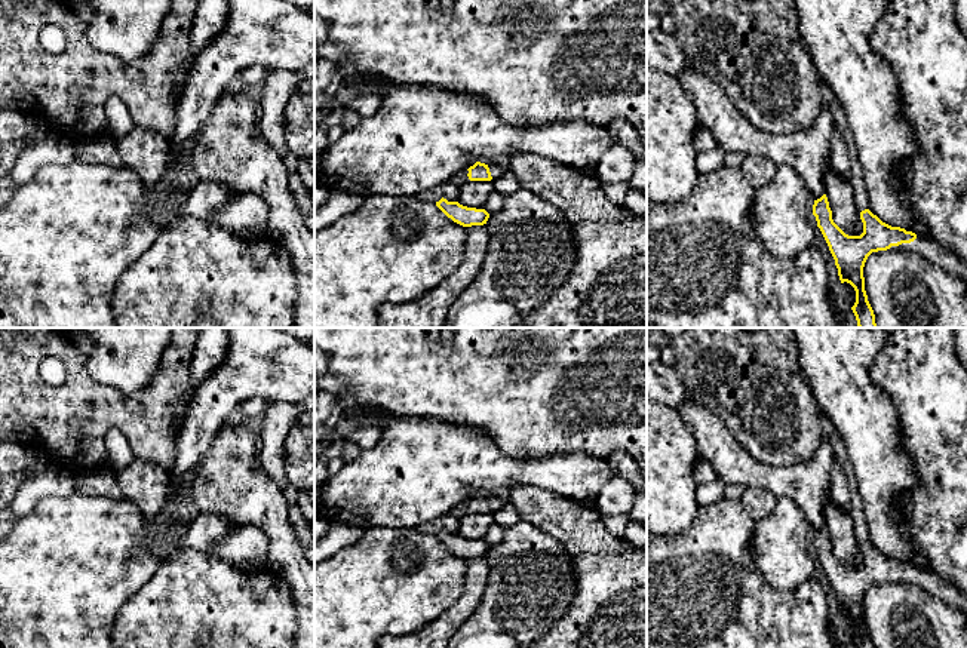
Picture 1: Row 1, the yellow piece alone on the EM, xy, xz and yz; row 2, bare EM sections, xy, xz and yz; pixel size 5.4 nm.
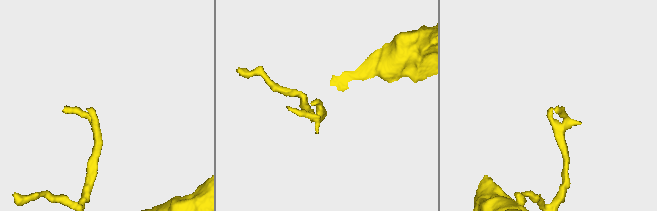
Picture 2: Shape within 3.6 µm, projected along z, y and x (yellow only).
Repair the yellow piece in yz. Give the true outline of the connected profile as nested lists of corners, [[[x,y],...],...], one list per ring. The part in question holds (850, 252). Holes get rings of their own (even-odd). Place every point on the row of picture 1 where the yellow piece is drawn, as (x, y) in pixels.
[[[826,194],[814,200],[813,215],[835,259],[841,283],[847,282],[856,291],[856,302],[851,310],[859,328],[877,328],[863,277],[865,262],[872,252],[887,249],[918,252],[946,273],[967,282],[967,262],[957,254],[946,251],[923,234],[882,222],[869,209],[860,212],[863,222],[860,236],[848,236],[834,222]]]

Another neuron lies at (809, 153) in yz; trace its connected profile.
[[[684,70],[675,77],[694,99],[699,126],[704,126],[725,153],[765,156],[777,166],[788,165],[804,178],[814,200],[825,194],[823,178],[831,165],[831,138],[835,128],[825,102],[808,130],[795,135],[768,135],[752,126],[722,87],[704,74]]]

